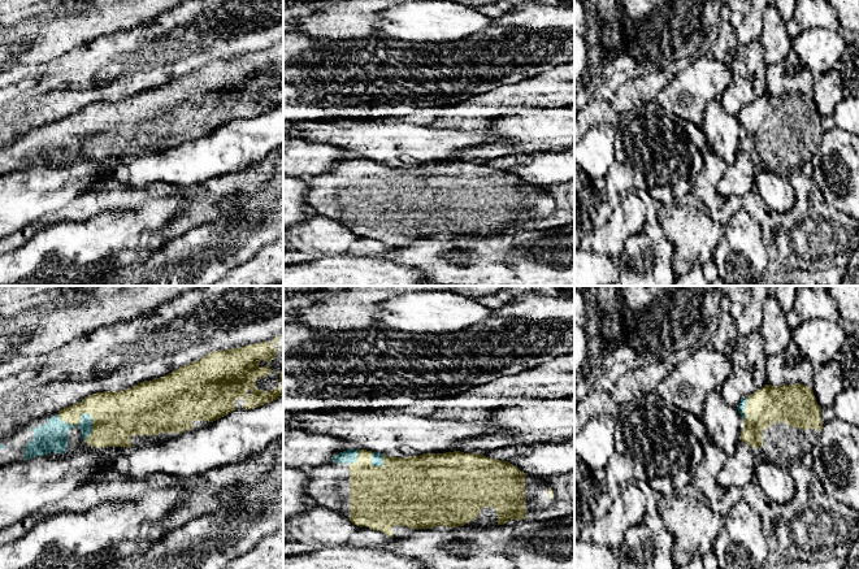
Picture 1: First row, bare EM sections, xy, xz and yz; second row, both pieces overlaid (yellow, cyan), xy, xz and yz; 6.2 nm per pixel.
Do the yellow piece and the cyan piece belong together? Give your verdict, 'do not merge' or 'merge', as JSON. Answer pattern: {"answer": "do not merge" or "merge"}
{"answer": "merge"}

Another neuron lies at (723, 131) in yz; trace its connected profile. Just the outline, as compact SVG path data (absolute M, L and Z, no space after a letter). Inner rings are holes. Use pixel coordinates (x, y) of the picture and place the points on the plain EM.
M720 99L707 104L700 130L708 148L726 165L733 164L741 149L743 127L737 116L732 116L724 109Z

